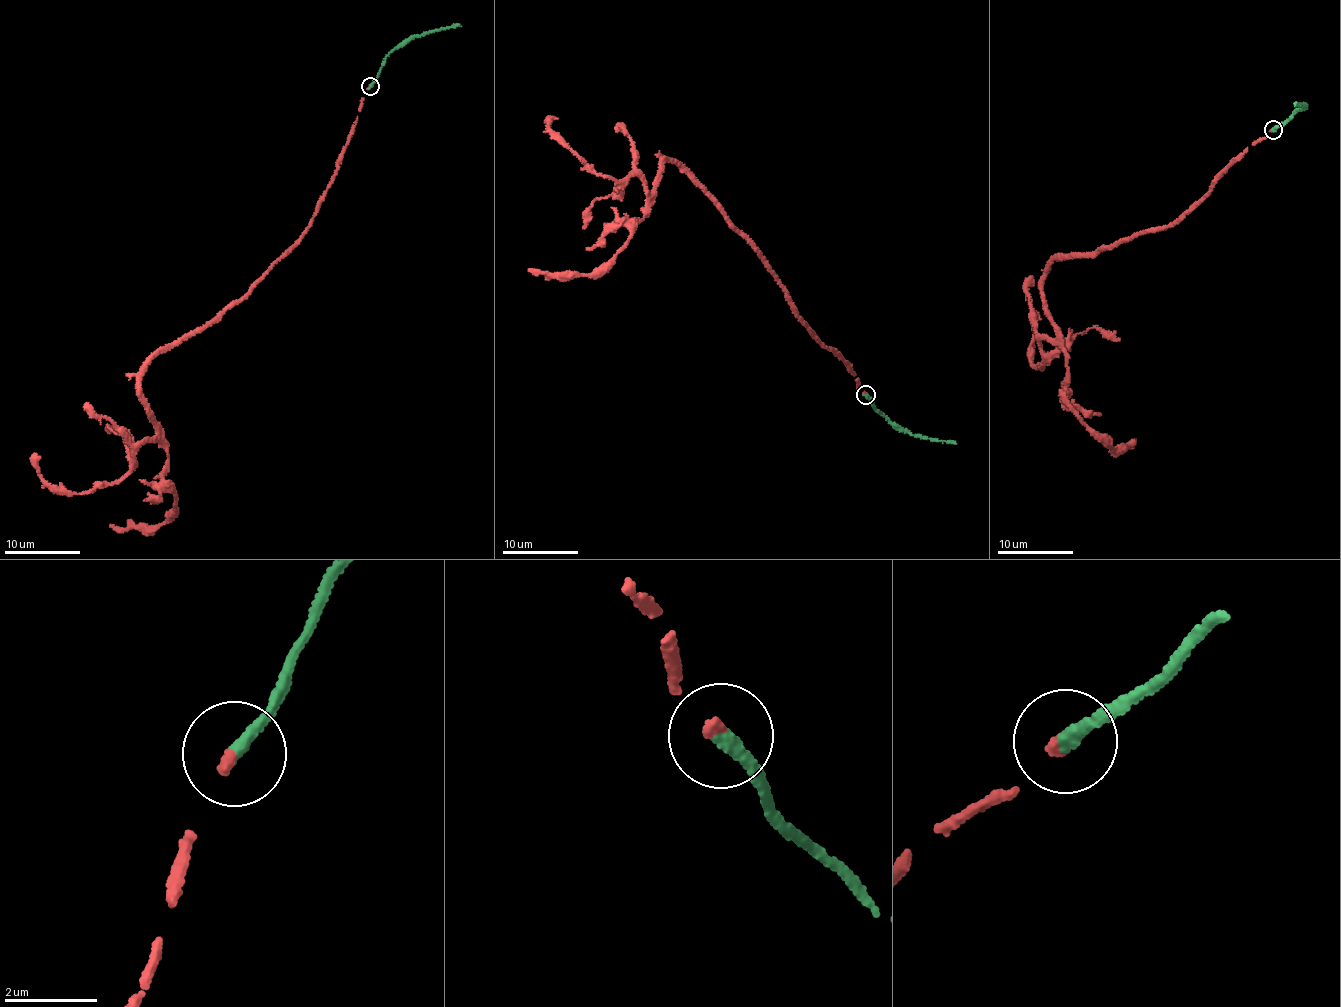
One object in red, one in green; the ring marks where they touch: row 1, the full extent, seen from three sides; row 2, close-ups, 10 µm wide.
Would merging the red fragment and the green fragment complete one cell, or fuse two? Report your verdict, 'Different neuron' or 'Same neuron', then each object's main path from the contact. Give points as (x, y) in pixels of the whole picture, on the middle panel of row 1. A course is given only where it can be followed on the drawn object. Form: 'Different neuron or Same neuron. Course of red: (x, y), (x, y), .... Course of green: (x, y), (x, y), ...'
Same neuron. Course of red: (865, 395), (748, 236), (673, 162), (658, 164), (648, 213), (626, 225), (626, 243), (589, 275), (529, 269). Course of green: (865, 395), (881, 415), (893, 422), (923, 438), (956, 444)

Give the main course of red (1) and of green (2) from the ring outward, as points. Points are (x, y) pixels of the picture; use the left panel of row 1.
1: (369, 87), (301, 239), (145, 368), (140, 401), (167, 447), (164, 486), (175, 510), (160, 525), (110, 525)
2: (369, 87), (377, 79), (387, 56), (399, 45), (430, 32), (461, 26)

